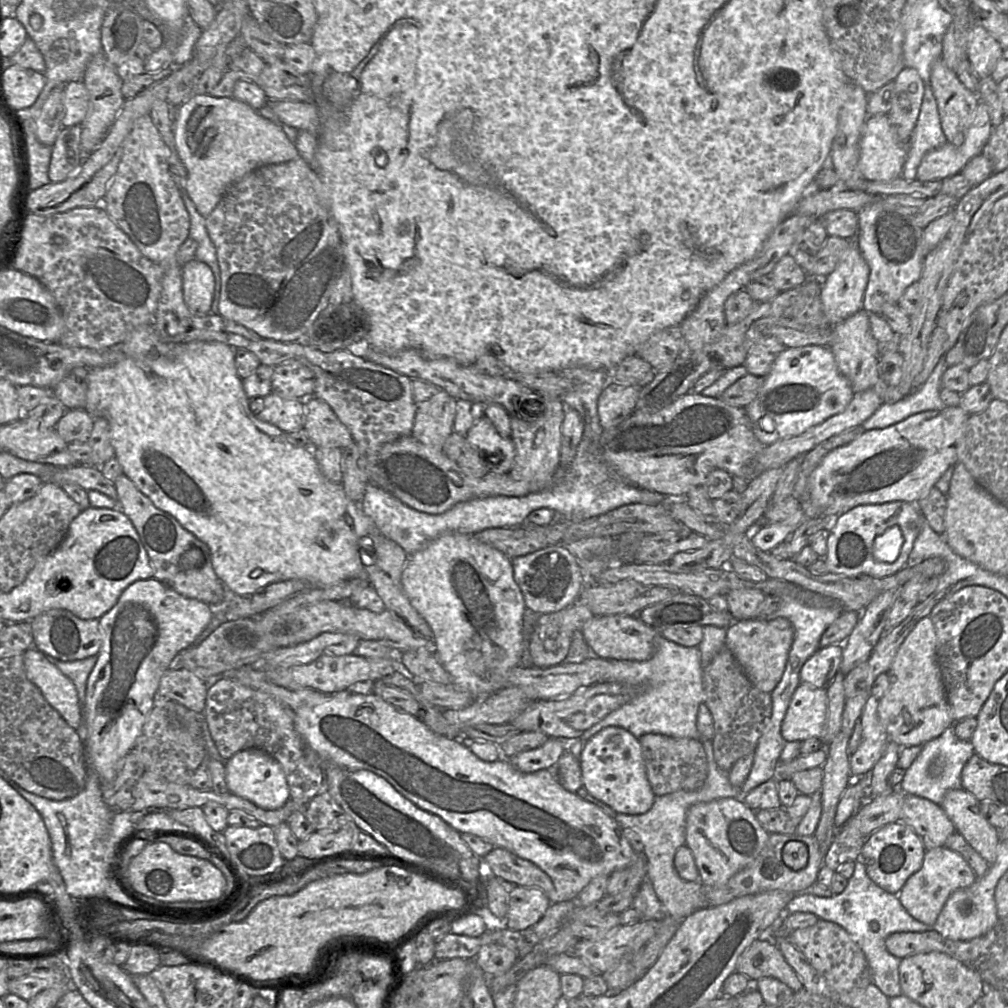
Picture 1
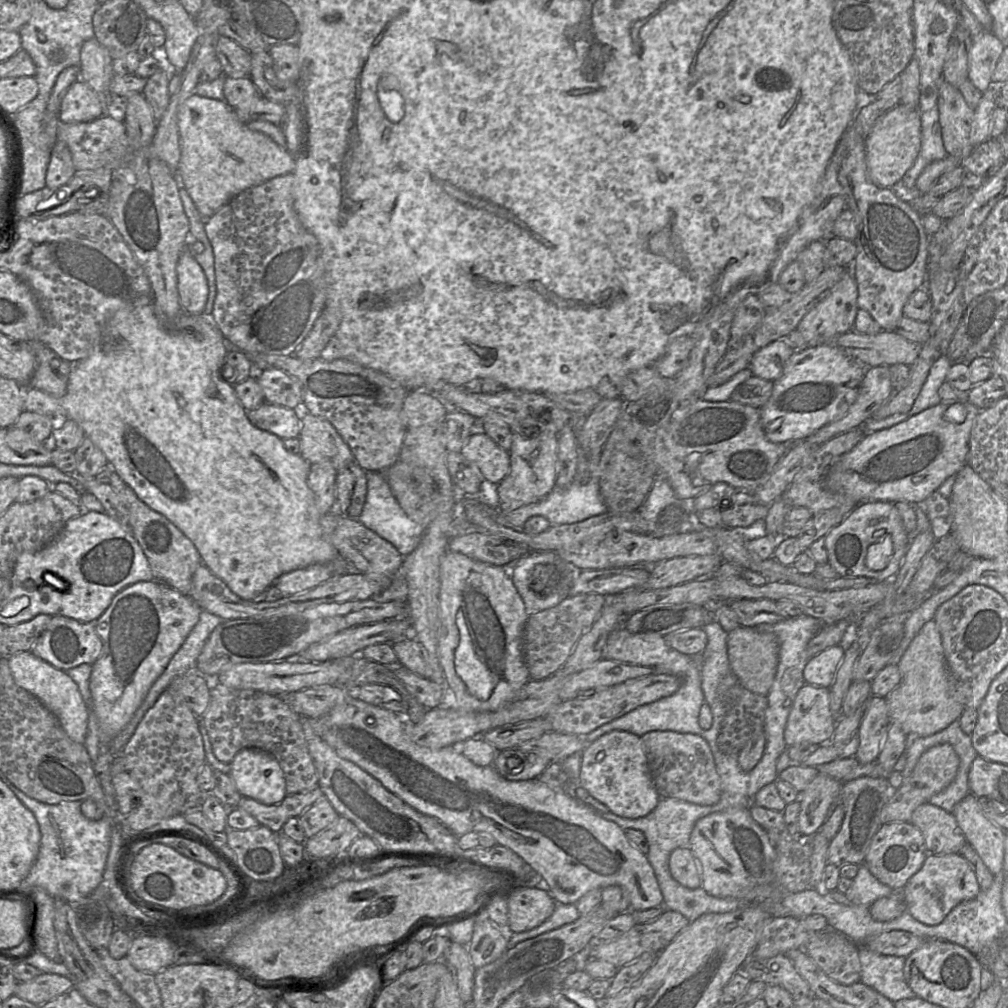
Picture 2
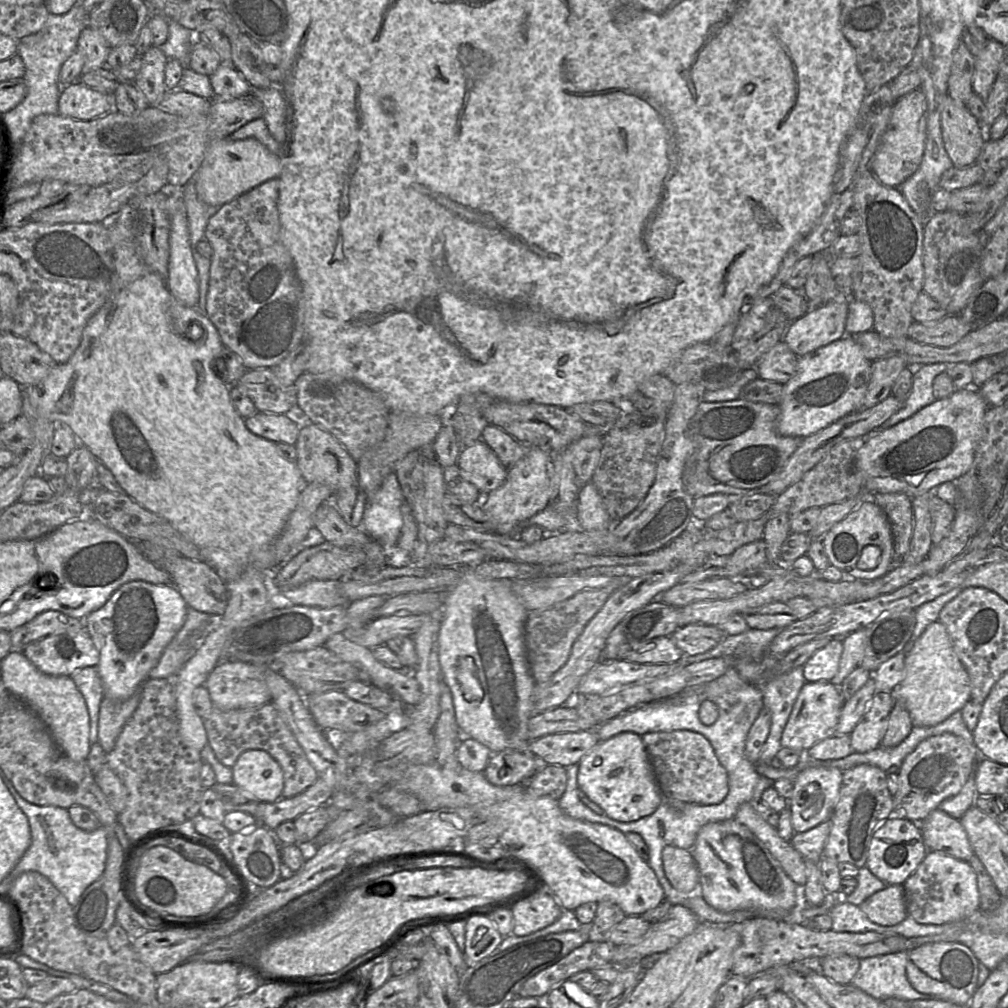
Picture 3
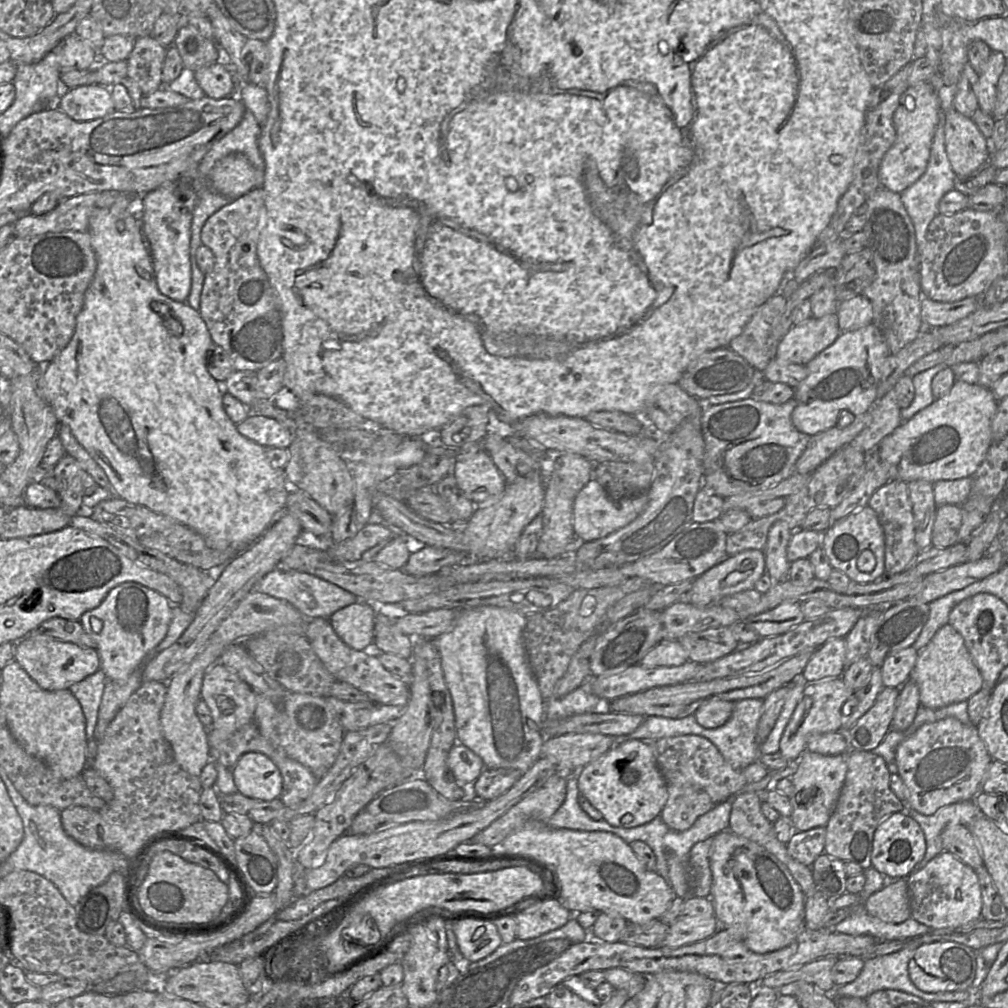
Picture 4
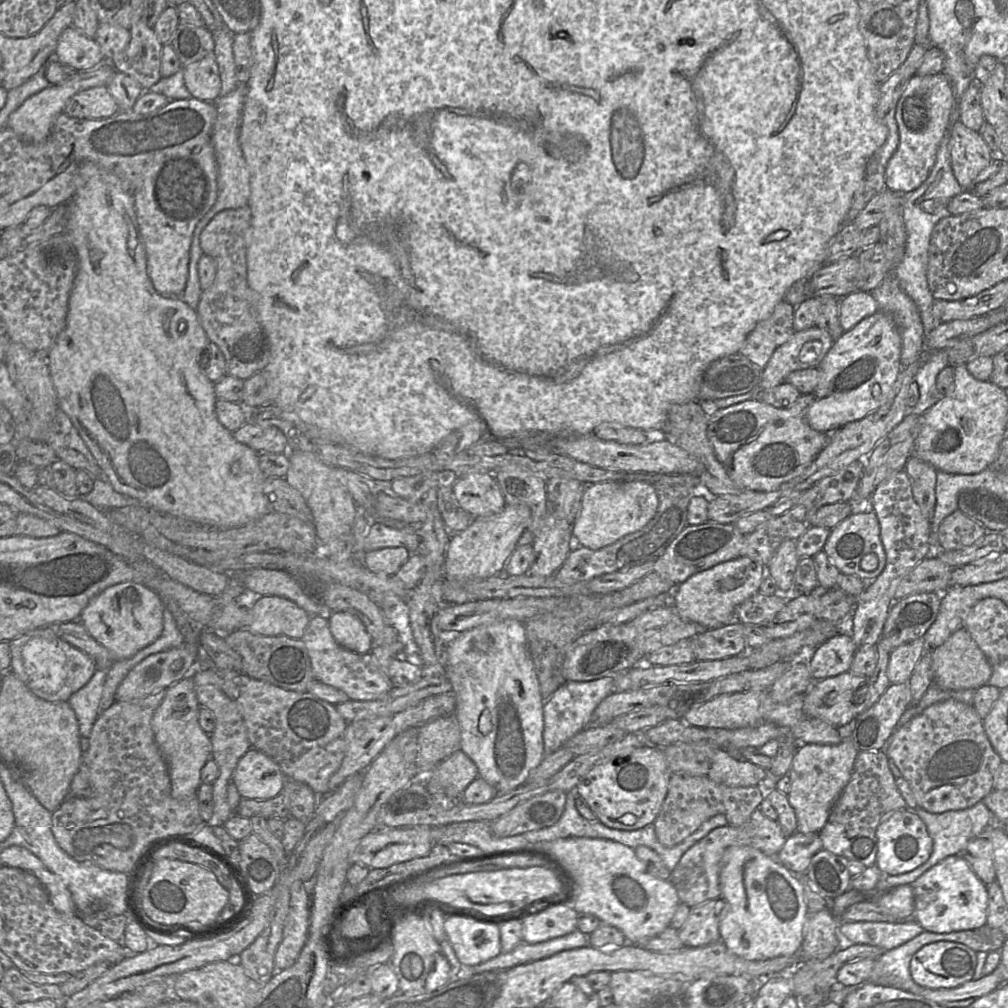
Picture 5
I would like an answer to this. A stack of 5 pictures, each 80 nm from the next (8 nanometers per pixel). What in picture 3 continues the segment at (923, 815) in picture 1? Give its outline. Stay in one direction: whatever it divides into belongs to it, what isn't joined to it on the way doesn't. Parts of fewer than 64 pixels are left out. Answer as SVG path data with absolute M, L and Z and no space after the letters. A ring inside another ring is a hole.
M937 808L918 824L928 851L946 853L967 862L974 855L960 819Z

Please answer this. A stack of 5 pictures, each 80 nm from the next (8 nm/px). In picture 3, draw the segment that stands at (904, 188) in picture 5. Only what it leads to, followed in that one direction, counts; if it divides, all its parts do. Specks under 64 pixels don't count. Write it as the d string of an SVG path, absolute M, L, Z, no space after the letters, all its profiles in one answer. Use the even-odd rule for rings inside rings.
M920 88L896 101L888 127L870 161L870 170L885 186L899 188L919 168L925 149L926 120L927 103Z

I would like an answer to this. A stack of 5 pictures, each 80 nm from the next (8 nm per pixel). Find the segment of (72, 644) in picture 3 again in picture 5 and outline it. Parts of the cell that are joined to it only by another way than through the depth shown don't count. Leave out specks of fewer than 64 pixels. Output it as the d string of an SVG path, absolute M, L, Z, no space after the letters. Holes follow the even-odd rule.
M42 627L23 634L9 642L10 671L12 671L25 686L37 697L49 702L68 701L73 693L84 686L94 674L97 666L94 660L86 653L71 646L62 640L53 627Z

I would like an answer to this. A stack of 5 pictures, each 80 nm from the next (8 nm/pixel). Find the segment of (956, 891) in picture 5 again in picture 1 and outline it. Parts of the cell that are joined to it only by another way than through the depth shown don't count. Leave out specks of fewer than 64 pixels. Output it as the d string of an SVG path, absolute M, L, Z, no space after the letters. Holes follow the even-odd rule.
M945 846L932 848L925 851L921 868L907 879L898 897L913 918L932 925L936 922L949 896L956 890L972 885L976 879L976 874L959 853Z

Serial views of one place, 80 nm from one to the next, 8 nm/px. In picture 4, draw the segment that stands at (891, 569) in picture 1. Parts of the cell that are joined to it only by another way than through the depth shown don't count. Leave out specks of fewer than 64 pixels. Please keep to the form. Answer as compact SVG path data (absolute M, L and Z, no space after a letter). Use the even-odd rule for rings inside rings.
M866 505L847 517L831 525L825 532L822 547L833 569L845 573L850 579L858 583L872 583L885 575L885 536L876 512ZM871 550L876 557L876 567L871 572L858 569L857 561L863 551Z

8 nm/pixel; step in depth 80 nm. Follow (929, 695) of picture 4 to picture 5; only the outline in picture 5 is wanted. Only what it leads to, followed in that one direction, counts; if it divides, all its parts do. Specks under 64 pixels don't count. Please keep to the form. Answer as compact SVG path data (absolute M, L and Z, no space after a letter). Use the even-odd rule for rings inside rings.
M965 628L954 632L941 646L932 649L933 684L943 690L965 690L986 685L993 666Z

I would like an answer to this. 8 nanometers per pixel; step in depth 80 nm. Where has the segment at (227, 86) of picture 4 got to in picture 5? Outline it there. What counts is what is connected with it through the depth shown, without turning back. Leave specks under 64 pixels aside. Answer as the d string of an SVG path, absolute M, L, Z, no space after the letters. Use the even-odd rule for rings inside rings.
M210 54L200 61L183 66L184 81L193 98L214 102L221 94L221 77L217 61Z

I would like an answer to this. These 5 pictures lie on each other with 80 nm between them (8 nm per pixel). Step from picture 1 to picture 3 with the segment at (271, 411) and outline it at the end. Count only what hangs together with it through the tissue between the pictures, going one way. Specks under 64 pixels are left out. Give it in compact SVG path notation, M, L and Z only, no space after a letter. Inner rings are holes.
M256 412L245 419L245 425L253 434L274 443L295 444L301 428L285 414Z

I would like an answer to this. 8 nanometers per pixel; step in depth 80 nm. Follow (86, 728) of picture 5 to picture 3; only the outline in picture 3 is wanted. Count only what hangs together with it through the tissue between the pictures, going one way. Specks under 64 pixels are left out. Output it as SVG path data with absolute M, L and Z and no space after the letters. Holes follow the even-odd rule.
M87 666L75 670L72 678L79 692L82 694L89 715L89 742L98 742L98 723L100 704L104 697L103 683L96 667Z

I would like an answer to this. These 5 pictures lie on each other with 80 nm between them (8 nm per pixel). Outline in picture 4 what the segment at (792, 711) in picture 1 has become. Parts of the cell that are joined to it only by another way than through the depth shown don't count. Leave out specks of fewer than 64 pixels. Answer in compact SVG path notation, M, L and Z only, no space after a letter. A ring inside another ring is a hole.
M842 677L806 684L803 696L796 706L780 740L779 752L782 756L788 761L799 760L802 753L807 751L807 740L810 735L842 731L842 708L853 692L852 689L847 687Z

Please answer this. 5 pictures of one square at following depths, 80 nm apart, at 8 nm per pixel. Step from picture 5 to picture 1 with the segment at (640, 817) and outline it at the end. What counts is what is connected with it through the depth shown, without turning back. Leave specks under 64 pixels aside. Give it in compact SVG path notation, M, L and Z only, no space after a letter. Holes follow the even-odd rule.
M610 726L585 740L579 754L583 787L616 813L638 815L646 813L656 795L647 779L640 741L629 731Z

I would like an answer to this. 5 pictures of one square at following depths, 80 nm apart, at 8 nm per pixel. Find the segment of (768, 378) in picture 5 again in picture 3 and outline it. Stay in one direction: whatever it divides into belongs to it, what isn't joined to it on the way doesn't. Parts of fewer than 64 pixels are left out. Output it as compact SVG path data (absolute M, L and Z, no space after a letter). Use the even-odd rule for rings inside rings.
M831 300L818 308L810 308L803 317L789 324L783 341L801 357L841 339L846 335L848 301Z

